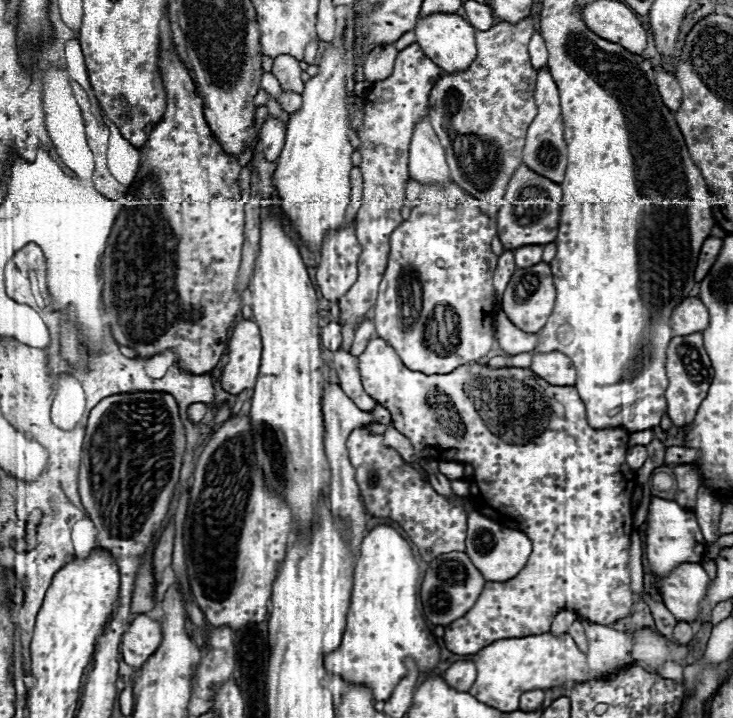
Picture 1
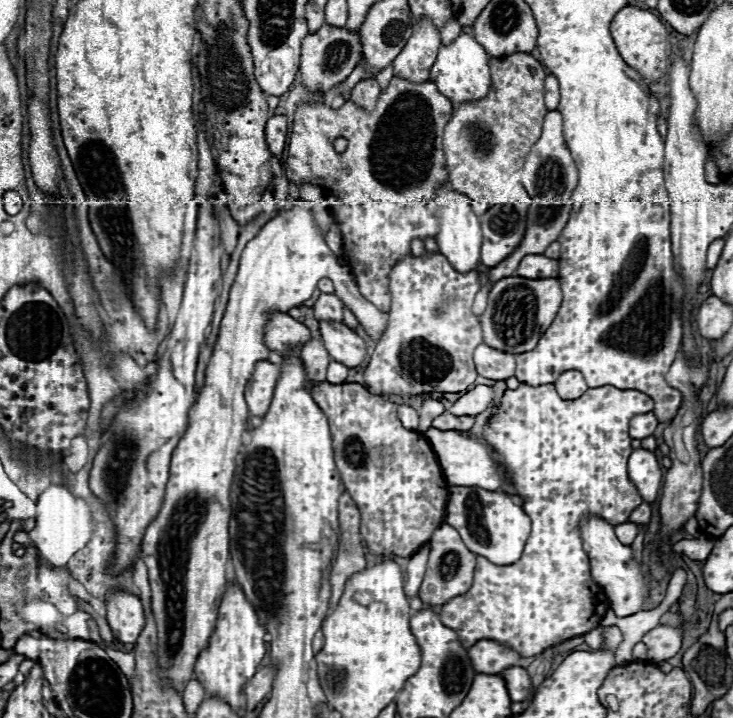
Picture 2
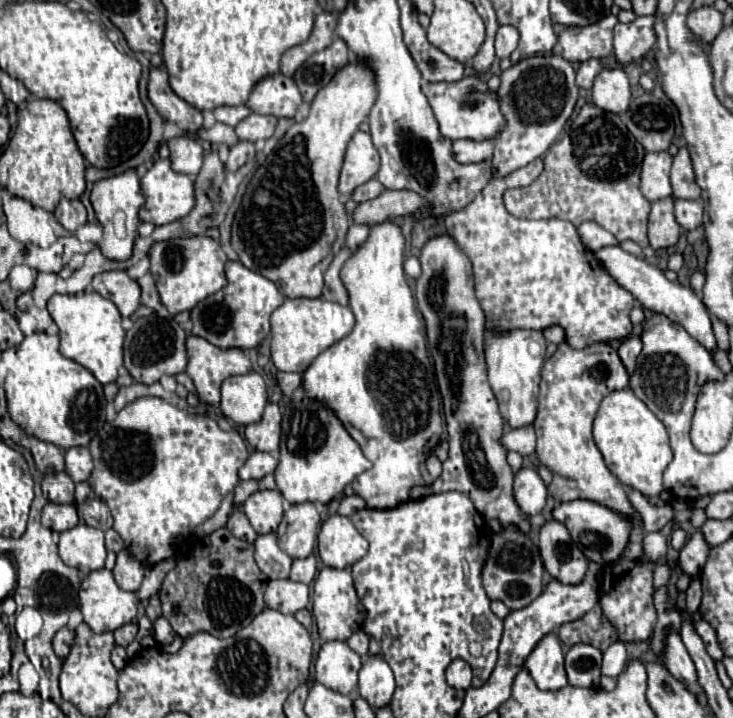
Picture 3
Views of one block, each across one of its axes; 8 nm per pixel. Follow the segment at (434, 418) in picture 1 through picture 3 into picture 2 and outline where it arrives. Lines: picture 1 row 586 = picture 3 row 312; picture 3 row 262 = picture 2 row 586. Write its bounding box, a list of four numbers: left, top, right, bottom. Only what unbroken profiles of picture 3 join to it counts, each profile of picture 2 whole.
[440,384,654,658]

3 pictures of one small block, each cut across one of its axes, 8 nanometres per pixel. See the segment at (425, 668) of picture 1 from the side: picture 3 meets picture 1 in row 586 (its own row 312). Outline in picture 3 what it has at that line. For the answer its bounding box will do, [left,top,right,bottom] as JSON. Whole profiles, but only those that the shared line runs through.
[302,220,444,510]

